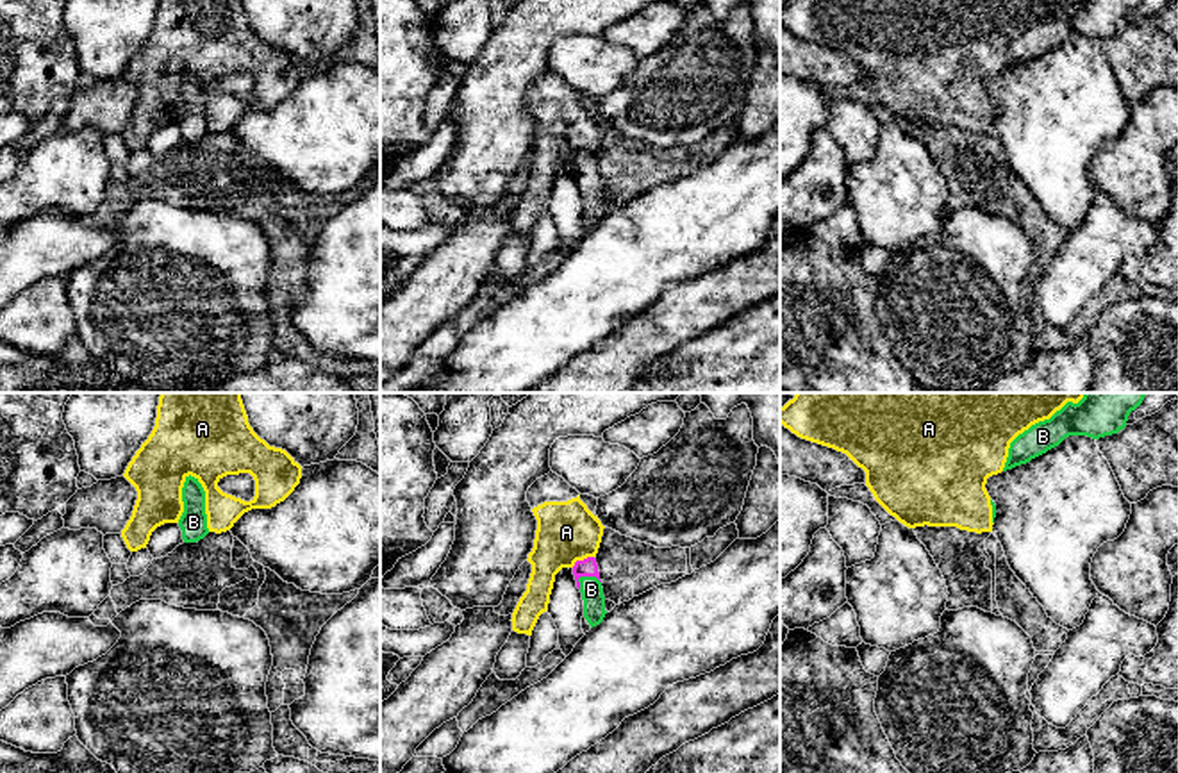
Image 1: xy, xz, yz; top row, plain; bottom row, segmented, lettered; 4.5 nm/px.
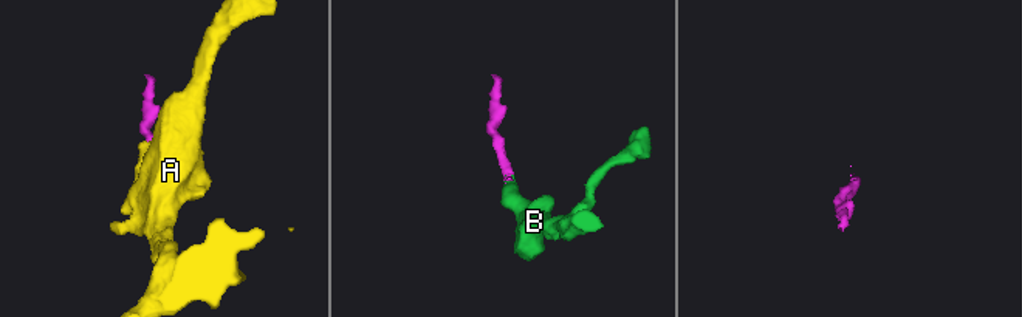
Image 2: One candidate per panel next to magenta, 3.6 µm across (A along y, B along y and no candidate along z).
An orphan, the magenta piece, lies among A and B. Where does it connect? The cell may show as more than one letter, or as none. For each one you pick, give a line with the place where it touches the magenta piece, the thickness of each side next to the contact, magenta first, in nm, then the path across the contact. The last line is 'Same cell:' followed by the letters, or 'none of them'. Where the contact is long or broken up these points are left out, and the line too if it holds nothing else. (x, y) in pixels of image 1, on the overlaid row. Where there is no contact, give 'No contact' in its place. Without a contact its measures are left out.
B: Touches magenta at xz (589, 575). Thickness 80 nm (magenta) against 100 nm. Path across: xz (588, 566), (589, 575), (591, 590)
Same cell: B

